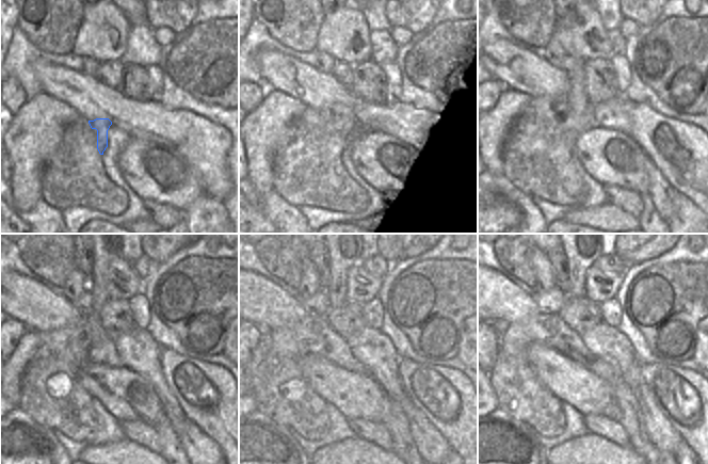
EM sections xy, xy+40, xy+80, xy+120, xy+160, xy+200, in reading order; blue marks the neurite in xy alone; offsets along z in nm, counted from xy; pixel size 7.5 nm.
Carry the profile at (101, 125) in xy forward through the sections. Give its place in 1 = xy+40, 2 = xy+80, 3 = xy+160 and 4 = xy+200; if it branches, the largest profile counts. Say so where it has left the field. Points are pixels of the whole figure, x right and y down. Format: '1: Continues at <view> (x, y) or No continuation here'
1: Continues at xy+40 (341, 117)
2: Continues at xy+80 (580, 115)
3: Continues at xy+160 (343, 255)
4: Continues at xy+200 (581, 255)

